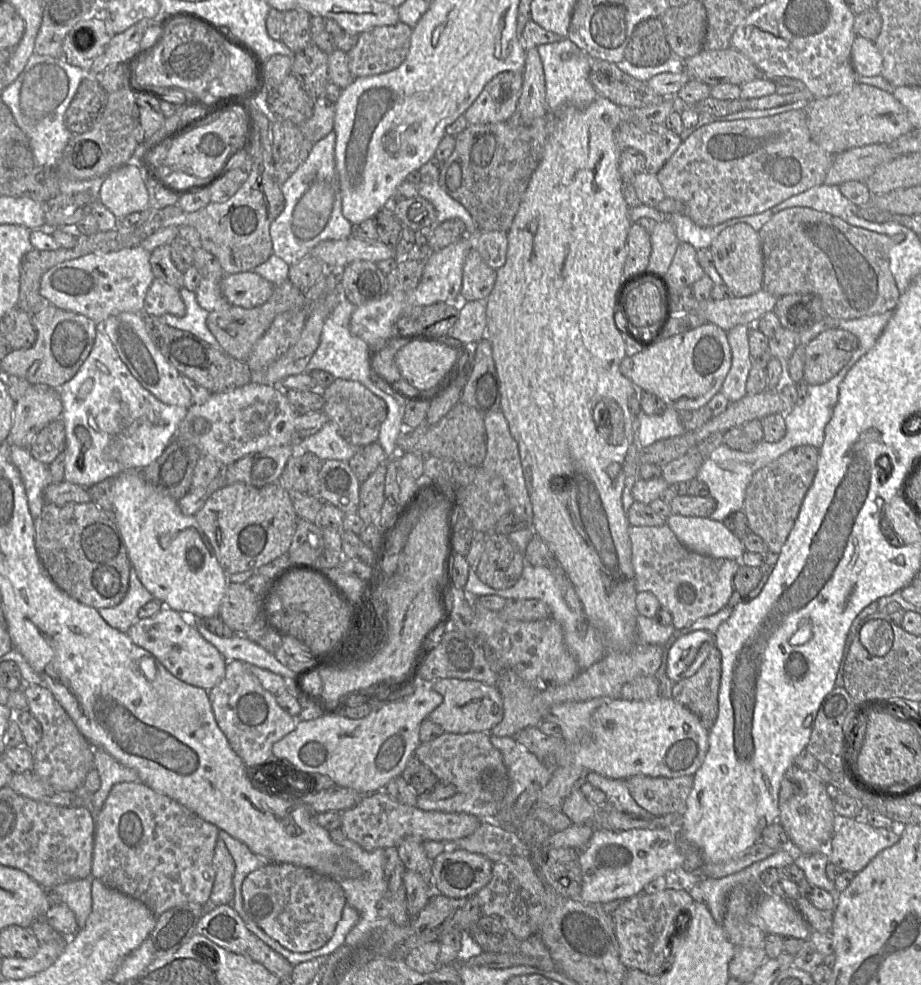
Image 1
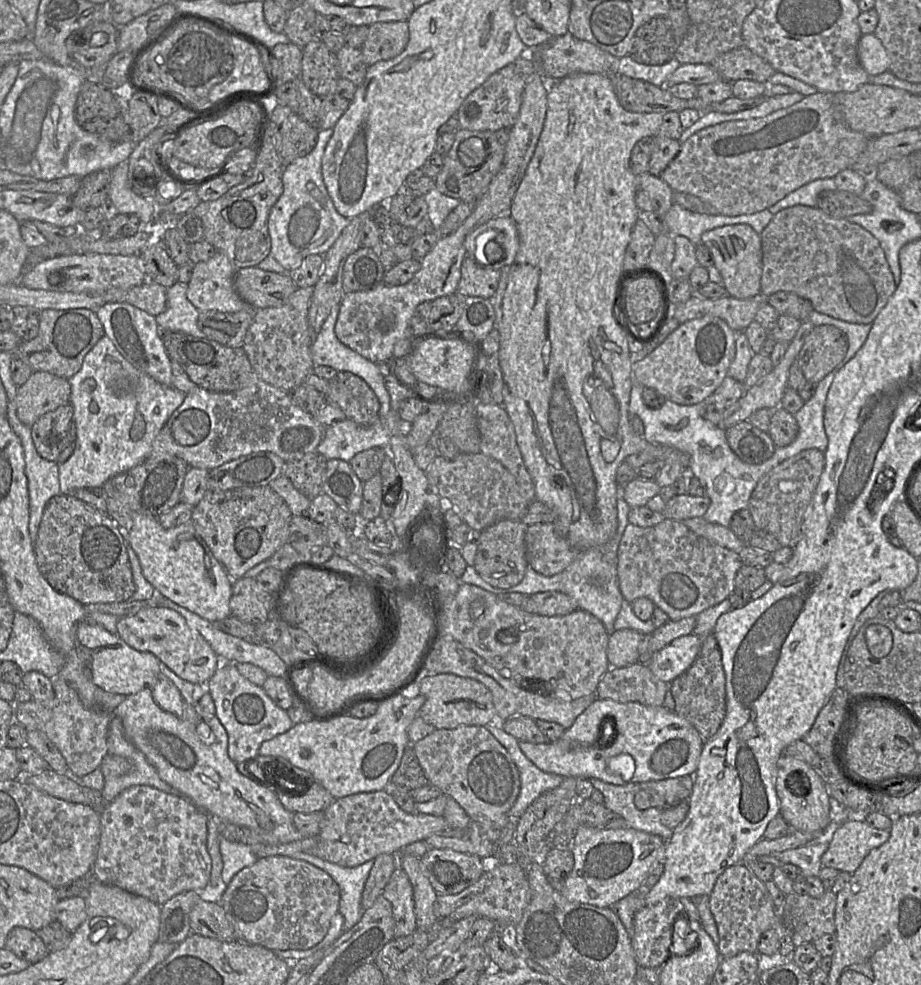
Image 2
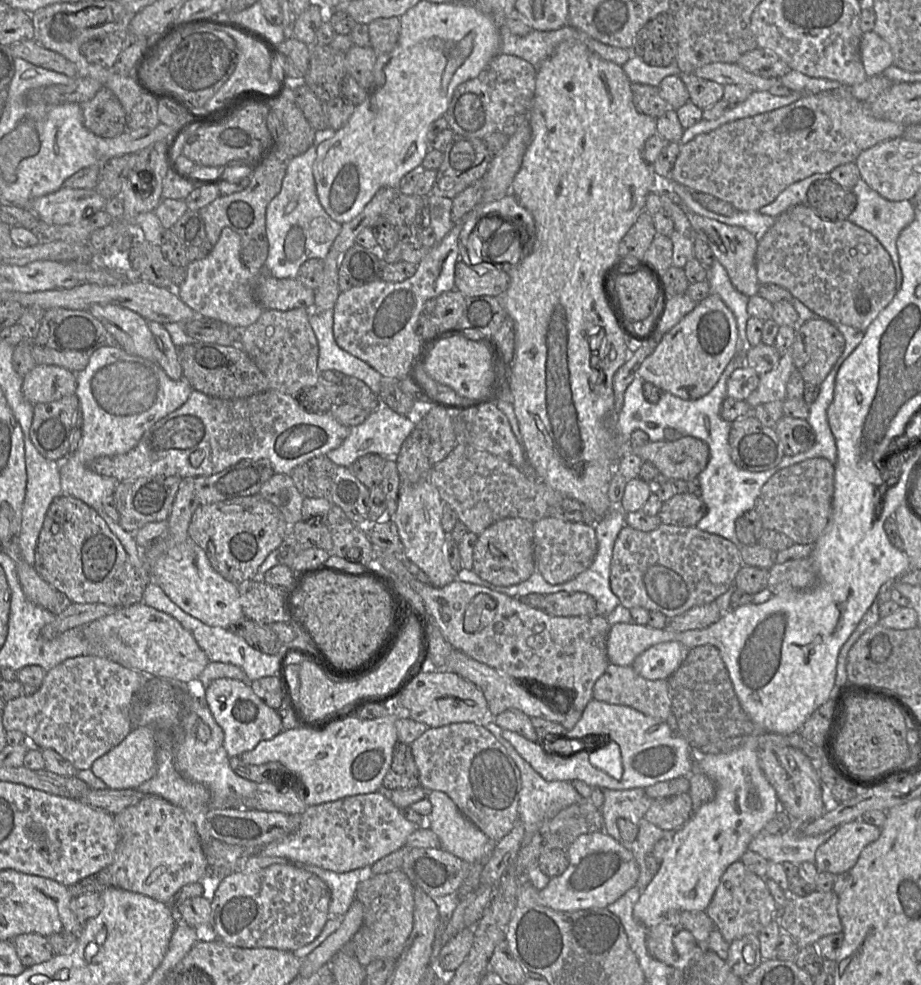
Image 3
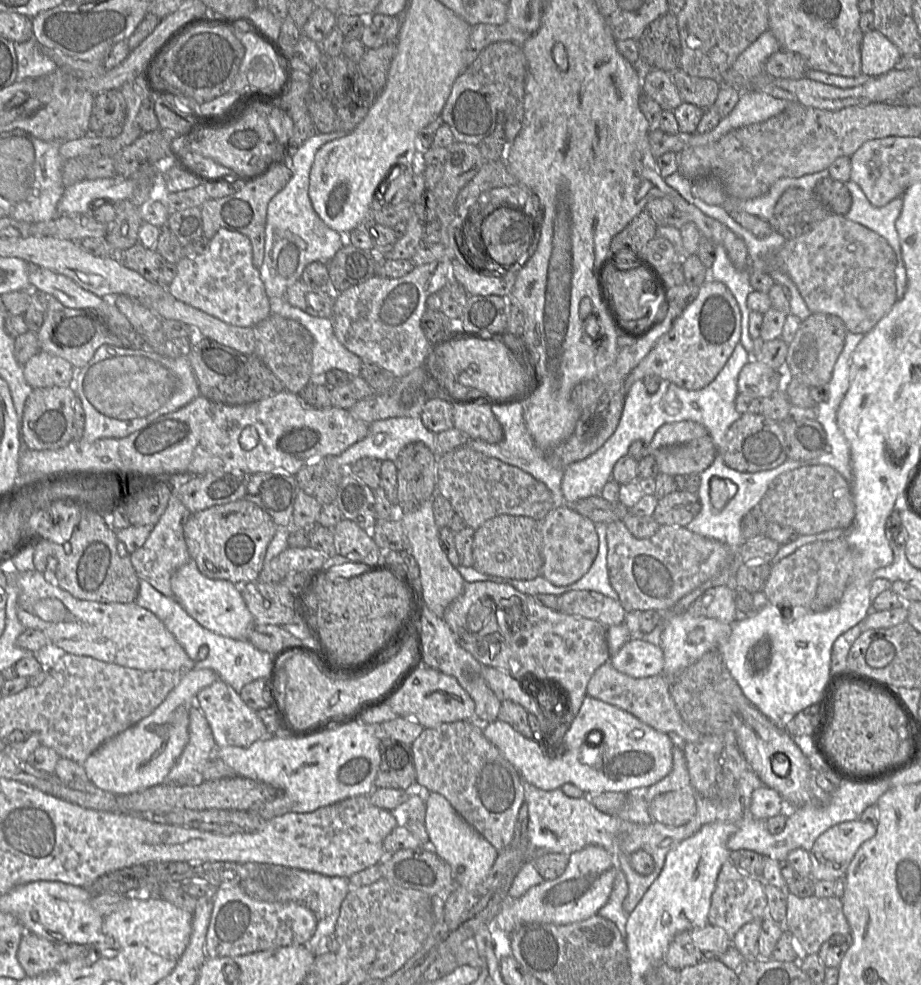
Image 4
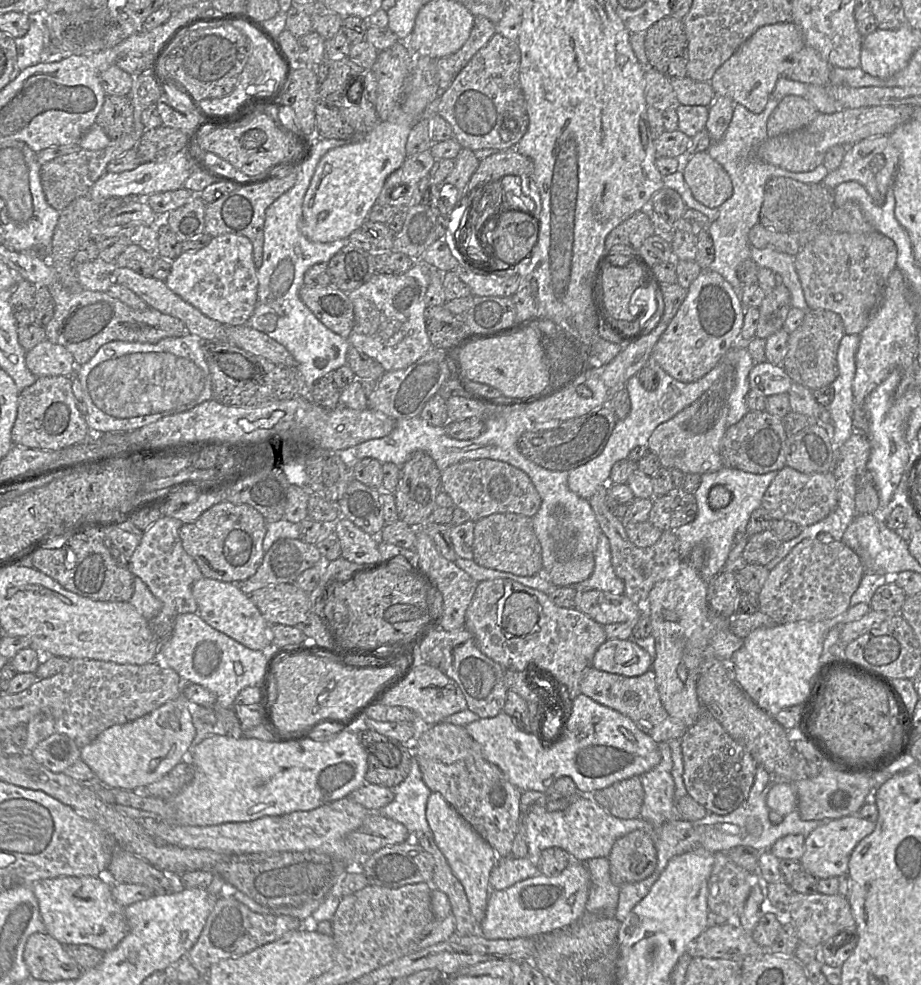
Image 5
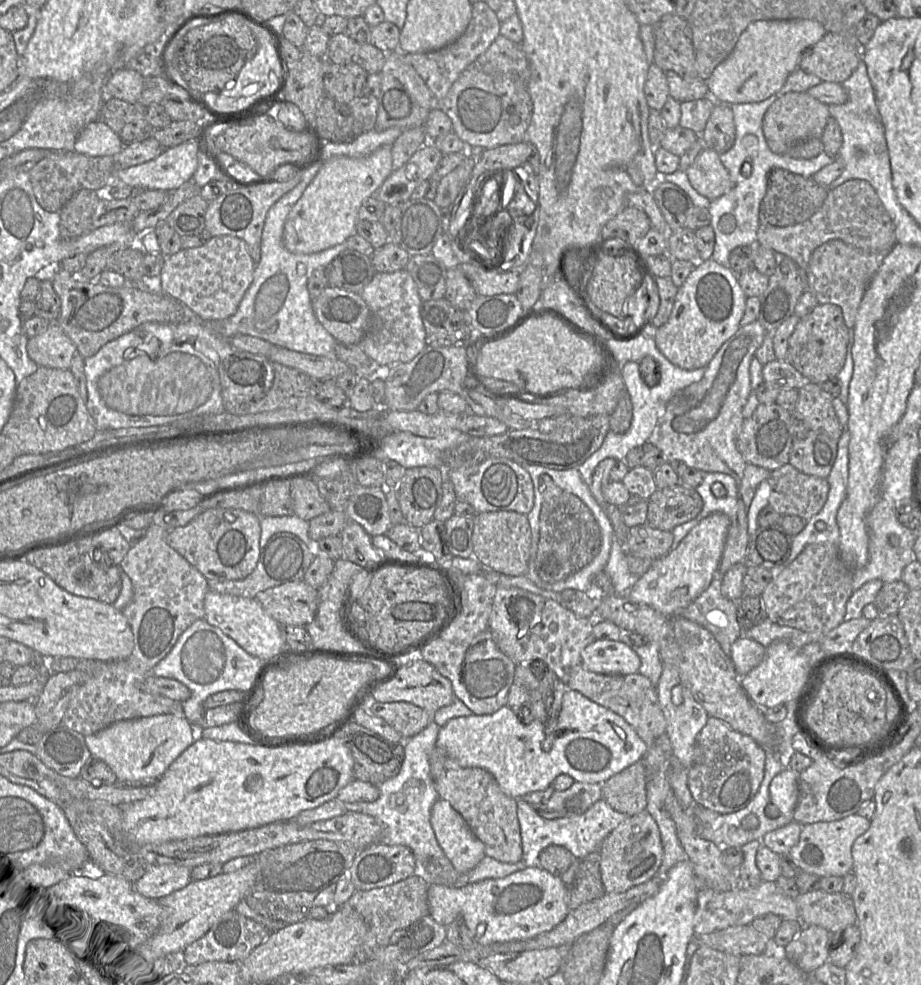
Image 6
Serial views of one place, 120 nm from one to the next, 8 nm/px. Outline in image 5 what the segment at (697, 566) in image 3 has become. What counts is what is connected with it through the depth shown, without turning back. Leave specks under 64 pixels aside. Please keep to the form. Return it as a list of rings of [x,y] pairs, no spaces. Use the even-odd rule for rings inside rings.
[[[608,484],[600,485],[588,500],[602,533],[610,542],[611,563],[615,574],[624,582],[624,594],[638,606],[644,606],[648,594],[657,581],[674,577],[680,569],[679,543],[673,531],[663,531],[659,540],[650,547],[639,548],[628,538],[623,521],[615,517],[606,504]]]

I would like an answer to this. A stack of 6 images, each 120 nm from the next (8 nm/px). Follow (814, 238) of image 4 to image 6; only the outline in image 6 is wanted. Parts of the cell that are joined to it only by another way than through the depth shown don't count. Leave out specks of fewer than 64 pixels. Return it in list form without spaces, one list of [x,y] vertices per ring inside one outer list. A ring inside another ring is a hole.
[[[839,239],[830,240],[817,247],[810,257],[806,289],[815,295],[819,304],[834,304],[840,307],[846,327],[853,329],[863,295],[888,253],[889,251],[866,252]]]

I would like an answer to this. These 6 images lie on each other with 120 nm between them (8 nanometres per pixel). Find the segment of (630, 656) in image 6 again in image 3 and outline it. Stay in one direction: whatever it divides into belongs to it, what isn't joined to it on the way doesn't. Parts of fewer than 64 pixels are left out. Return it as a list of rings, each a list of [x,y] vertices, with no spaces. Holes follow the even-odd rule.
[[[676,641],[658,643],[638,655],[631,667],[647,680],[667,680],[685,659],[688,650]]]

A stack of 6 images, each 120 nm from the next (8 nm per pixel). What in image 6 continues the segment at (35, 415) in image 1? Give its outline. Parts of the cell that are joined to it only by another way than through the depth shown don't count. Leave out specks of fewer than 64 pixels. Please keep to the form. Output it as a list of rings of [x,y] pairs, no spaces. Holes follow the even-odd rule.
[[[56,323],[28,339],[27,354],[38,366],[69,369],[77,348]]]

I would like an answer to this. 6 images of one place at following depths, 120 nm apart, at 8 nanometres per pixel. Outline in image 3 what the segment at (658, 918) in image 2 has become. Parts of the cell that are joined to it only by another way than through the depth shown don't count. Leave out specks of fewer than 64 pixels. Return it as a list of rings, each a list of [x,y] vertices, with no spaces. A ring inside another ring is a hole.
[[[705,911],[668,912],[657,925],[647,928],[647,950],[653,958],[672,966],[680,958],[673,941],[677,933],[690,932],[691,942],[694,941],[697,948],[706,952],[709,950],[709,936],[714,928],[715,923]]]

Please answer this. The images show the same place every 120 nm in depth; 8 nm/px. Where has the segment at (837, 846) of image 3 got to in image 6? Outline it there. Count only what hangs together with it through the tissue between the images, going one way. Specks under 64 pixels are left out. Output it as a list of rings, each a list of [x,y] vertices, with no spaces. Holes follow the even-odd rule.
[[[855,813],[836,821],[802,825],[799,841],[787,856],[800,871],[818,877],[844,877],[853,869],[852,845],[856,838],[869,829],[870,824],[871,821]]]

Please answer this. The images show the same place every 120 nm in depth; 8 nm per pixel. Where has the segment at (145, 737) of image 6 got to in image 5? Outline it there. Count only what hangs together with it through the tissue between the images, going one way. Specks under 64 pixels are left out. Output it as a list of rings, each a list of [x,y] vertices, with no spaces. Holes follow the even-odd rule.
[[[181,693],[152,712],[133,721],[114,725],[100,733],[81,749],[80,759],[98,776],[103,786],[130,791],[140,791],[160,780],[189,754],[195,727],[192,721],[191,702]]]

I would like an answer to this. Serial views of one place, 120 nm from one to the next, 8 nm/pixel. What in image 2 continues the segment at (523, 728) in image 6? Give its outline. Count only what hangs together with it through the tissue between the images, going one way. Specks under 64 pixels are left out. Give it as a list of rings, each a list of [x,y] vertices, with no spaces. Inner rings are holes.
[[[599,698],[576,718],[570,728],[564,730],[560,738],[544,744],[525,741],[519,741],[518,744],[525,756],[546,773],[564,778],[597,778],[614,785],[643,783],[695,773],[703,747],[698,731],[687,720],[664,706],[619,703]]]

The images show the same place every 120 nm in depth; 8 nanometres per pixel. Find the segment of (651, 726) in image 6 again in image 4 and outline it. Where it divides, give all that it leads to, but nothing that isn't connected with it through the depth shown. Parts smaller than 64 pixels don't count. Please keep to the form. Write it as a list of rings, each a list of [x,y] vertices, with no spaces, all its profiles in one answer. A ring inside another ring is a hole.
[[[608,661],[595,670],[587,684],[586,692],[588,696],[632,714],[659,732],[676,733],[685,742],[696,742],[702,735],[691,729],[682,719],[670,695],[668,680],[662,674],[646,678],[633,678],[617,671]]]

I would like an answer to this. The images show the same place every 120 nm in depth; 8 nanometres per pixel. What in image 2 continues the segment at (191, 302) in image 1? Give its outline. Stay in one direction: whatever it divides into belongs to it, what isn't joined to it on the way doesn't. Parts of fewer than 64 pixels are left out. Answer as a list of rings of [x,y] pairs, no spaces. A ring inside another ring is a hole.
[[[178,282],[167,288],[167,308],[155,319],[161,331],[180,331],[206,338],[198,327],[199,315],[200,311],[187,298],[187,284]]]

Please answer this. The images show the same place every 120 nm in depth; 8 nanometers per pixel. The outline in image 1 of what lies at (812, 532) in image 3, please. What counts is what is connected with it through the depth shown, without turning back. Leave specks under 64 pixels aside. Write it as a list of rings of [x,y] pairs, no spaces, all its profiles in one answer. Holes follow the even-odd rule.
[[[797,446],[757,470],[747,486],[743,511],[749,531],[760,536],[771,553],[779,554],[798,517],[803,499],[810,488],[818,464],[819,449]]]

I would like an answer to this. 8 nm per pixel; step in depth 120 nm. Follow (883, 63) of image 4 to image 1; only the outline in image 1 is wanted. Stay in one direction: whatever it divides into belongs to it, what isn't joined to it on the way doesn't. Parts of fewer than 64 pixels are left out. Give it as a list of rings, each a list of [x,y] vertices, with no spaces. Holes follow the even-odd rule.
[[[856,36],[851,47],[851,61],[858,76],[881,75],[883,58],[874,42]]]

